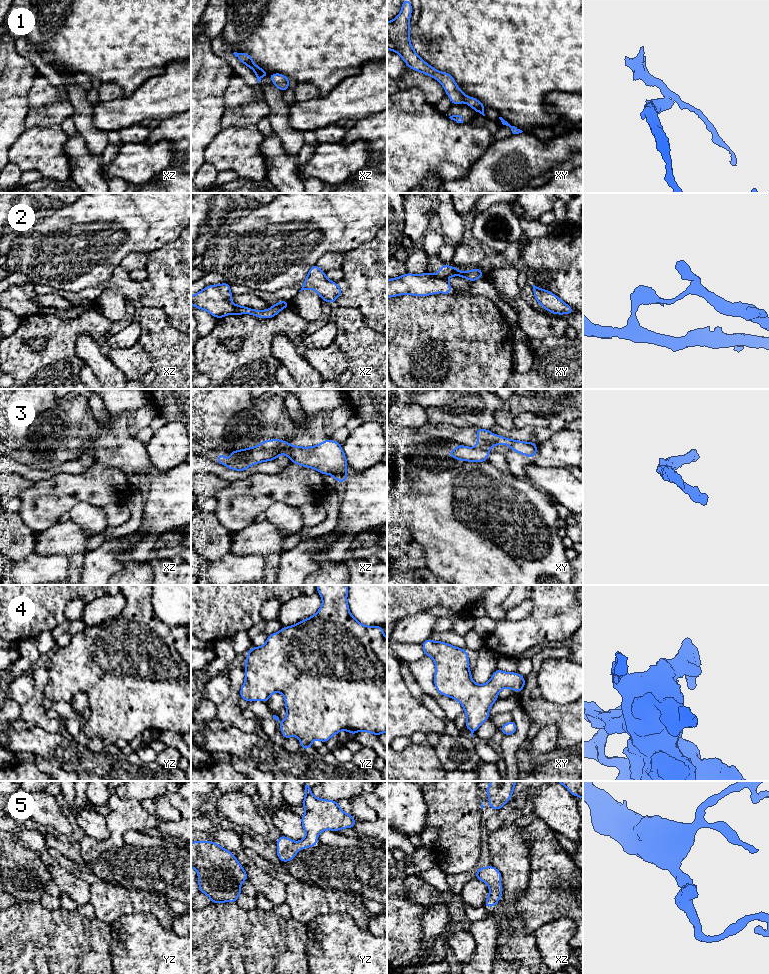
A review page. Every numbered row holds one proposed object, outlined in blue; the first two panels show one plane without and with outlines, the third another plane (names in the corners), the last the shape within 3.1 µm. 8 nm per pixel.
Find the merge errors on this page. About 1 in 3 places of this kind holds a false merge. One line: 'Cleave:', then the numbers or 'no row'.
Cleave: 1, 2, 3

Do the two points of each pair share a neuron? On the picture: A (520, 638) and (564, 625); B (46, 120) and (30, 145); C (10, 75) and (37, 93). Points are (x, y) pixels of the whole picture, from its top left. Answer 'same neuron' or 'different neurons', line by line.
A: same neuron
B: different neurons
C: different neurons

